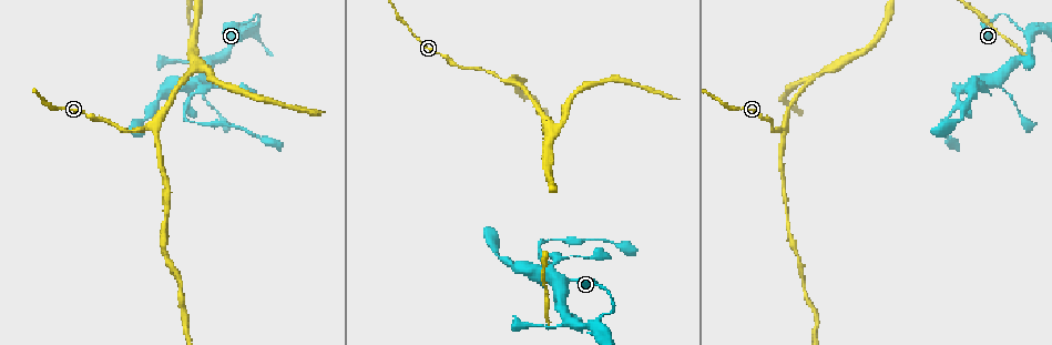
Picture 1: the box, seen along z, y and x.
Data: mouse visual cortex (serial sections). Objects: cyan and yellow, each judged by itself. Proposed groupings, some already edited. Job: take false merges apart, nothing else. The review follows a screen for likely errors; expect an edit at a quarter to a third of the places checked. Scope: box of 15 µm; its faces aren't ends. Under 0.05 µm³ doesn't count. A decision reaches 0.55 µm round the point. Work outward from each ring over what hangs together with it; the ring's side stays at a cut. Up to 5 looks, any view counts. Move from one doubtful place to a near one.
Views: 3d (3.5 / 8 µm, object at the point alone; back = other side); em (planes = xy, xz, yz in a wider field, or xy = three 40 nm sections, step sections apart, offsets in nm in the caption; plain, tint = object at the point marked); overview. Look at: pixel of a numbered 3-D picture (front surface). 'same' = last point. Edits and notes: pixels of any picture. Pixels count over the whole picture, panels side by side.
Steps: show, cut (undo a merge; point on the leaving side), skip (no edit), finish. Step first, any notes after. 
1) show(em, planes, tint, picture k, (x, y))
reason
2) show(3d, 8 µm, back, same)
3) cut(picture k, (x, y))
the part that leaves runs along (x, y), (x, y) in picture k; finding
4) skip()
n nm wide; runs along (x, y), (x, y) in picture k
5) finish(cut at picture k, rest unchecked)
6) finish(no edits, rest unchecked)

show(3d, 3.5 µm, back, picture 1, (151, 126))
sharp bend

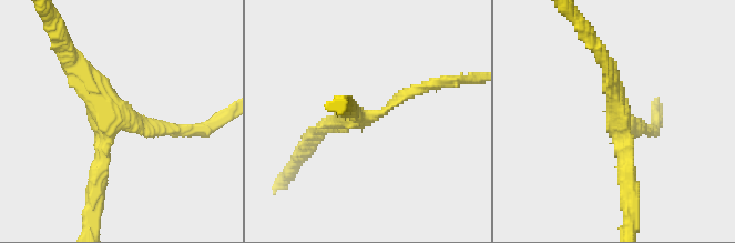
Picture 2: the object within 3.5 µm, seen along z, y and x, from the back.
show(em, xy, step 3, plain, picture 2, (616, 119))

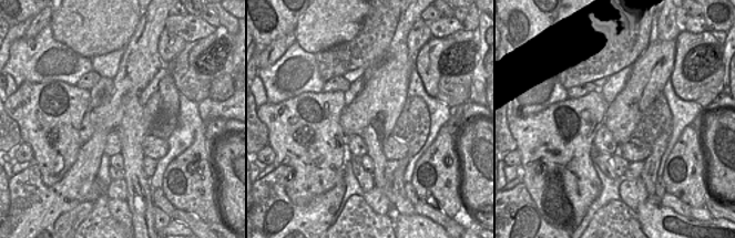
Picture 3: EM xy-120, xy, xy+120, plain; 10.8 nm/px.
show(em, xy, step 3, tint, same)

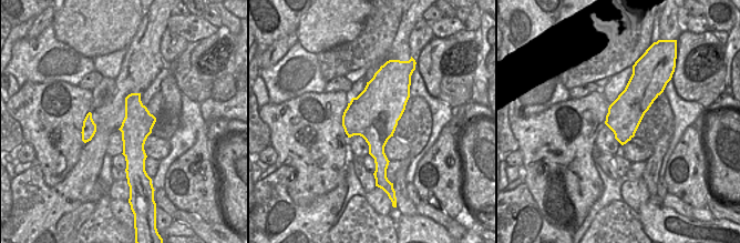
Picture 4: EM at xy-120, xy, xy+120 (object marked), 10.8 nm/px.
skip()
3 arms; arms of 150, 250, 250 nm; runs along (183, 131), (118, 121), (73, 63) in picture 2; continuous, no second cell

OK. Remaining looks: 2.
show(3d, 8 µm, picture 1, (611, 301))
abrupt turn

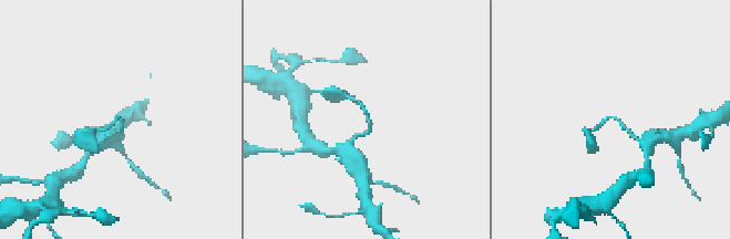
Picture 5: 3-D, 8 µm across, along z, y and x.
show(em, xy, step 2, tint, picture 5, (367, 116))

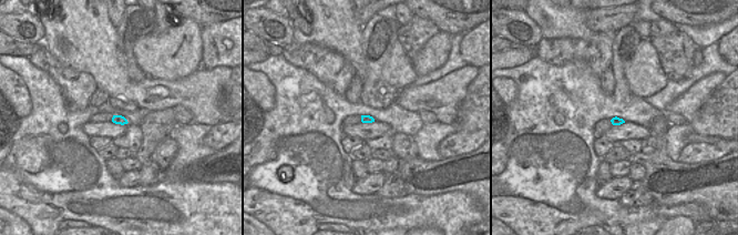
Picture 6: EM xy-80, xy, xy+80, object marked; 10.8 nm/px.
skip()
100 nm wide; runs along (347, 95), (366, 111), (370, 127), (360, 135) in picture 5; continuous, no second cell

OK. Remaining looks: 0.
finish(no edits, rest unchecked)

